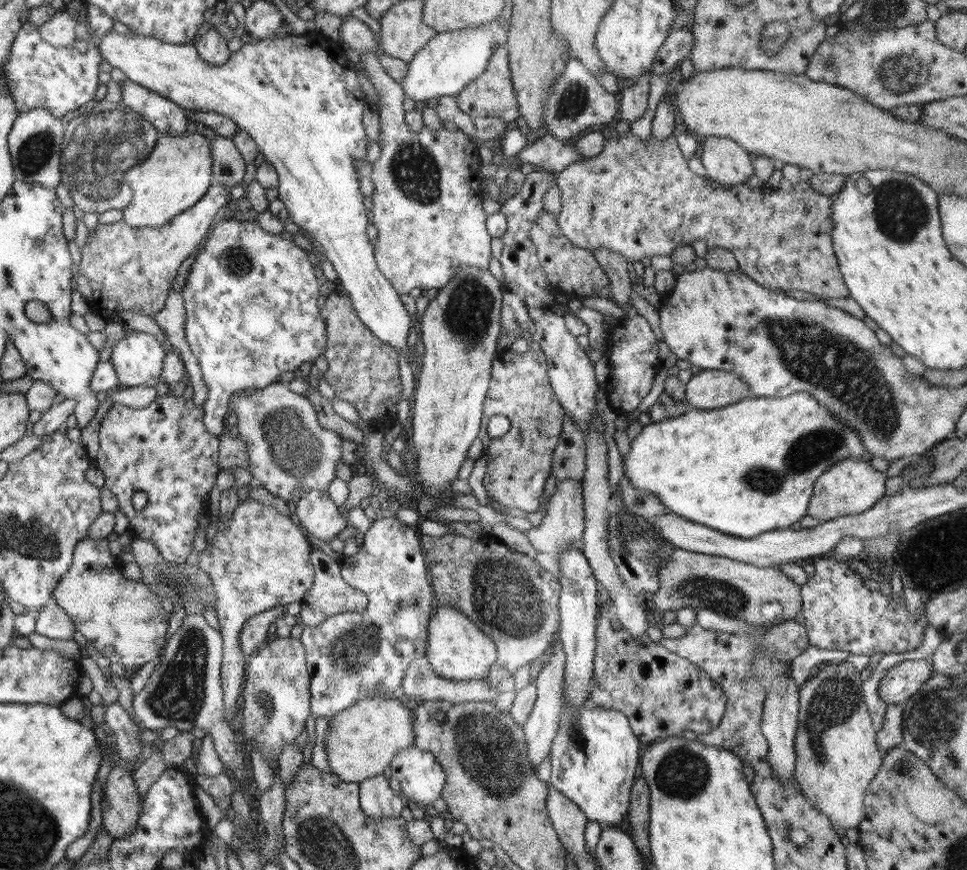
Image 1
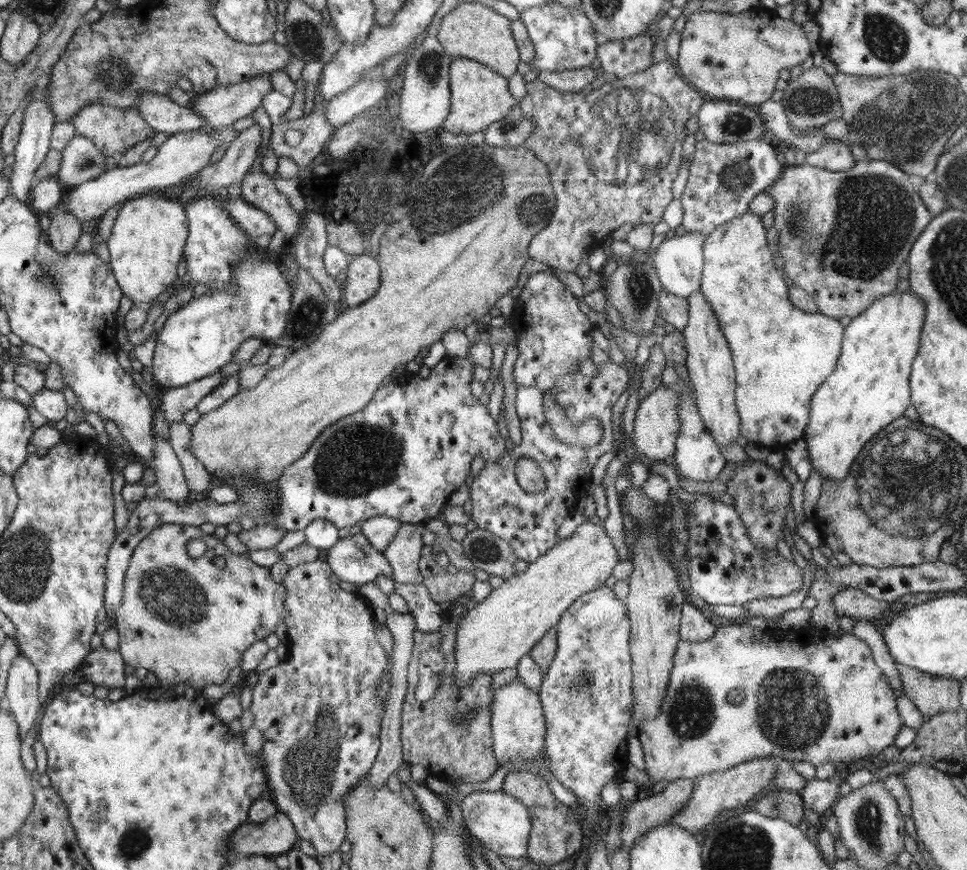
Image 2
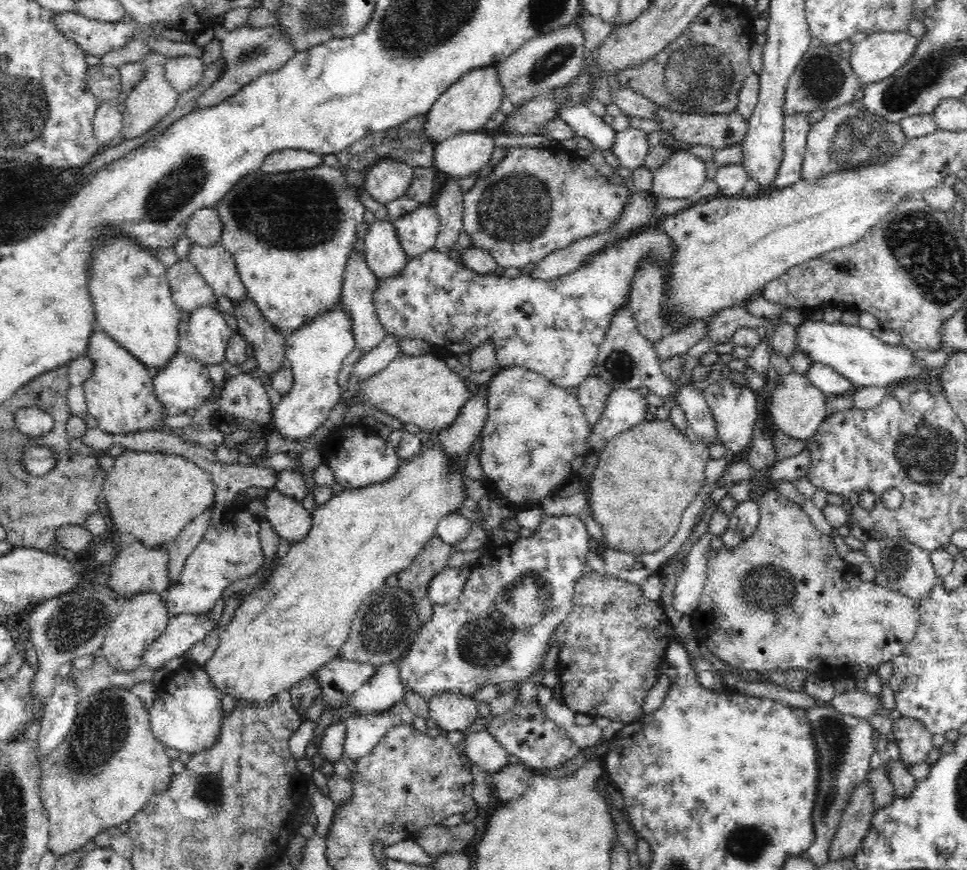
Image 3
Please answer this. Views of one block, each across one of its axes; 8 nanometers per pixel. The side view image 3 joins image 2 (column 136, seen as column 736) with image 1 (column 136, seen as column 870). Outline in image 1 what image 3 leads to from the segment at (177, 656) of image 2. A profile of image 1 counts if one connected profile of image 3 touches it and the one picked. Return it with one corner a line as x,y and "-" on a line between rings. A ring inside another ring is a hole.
86,537
76,543
73,561
68,572
60,578
53,590
53,599
73,620
75,628
89,642
90,647
112,662
124,664
128,670
138,670
141,666
158,658
160,650
167,643
169,614
164,611
159,596
156,596
148,585
123,576
124,563
122,559
112,557
106,538
94,540

